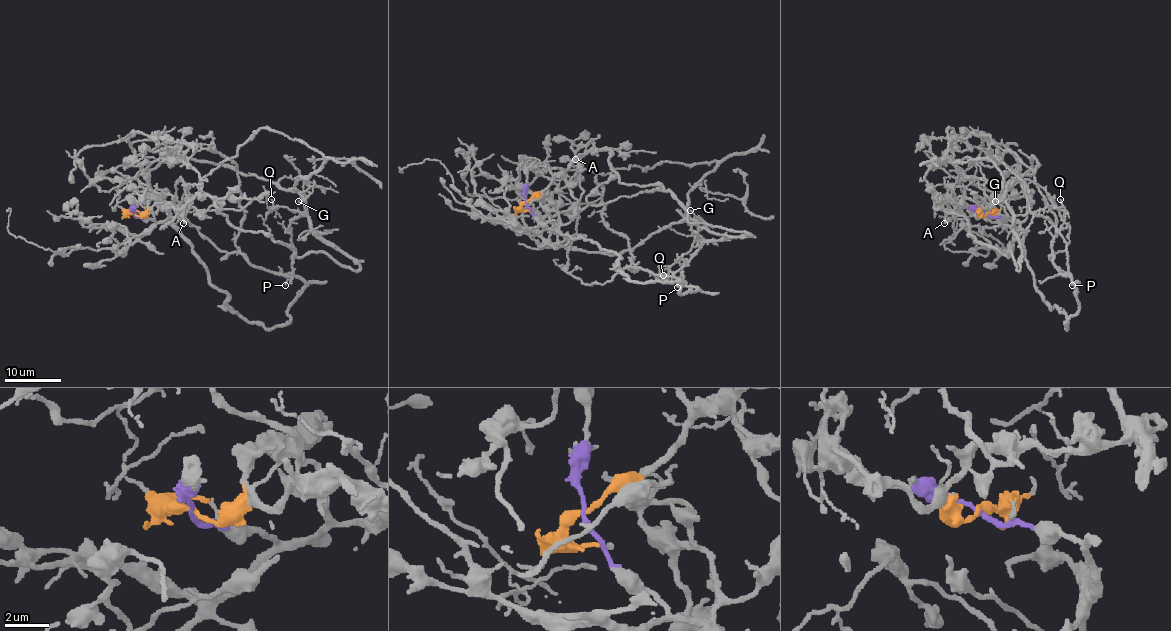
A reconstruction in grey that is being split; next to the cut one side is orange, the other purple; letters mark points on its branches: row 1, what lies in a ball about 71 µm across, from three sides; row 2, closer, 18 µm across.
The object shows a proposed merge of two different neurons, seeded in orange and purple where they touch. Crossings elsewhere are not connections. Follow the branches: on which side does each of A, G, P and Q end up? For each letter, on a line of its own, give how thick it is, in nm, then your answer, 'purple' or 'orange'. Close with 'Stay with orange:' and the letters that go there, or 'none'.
A: 190 nm thick; orange
G: 120 nm thick; orange
P: 150 nm thick; purple
Q: 100 nm thick; orange
Stay with orange: A, G, Q

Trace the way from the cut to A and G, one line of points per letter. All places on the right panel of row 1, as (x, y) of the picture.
A: (986, 213), (980, 216), (966, 207), (956, 207), (945, 212), (944, 223)
G: (986, 213), (955, 210), (959, 169), (948, 128), (946, 158), (1000, 189), (1004, 198), (994, 200)

